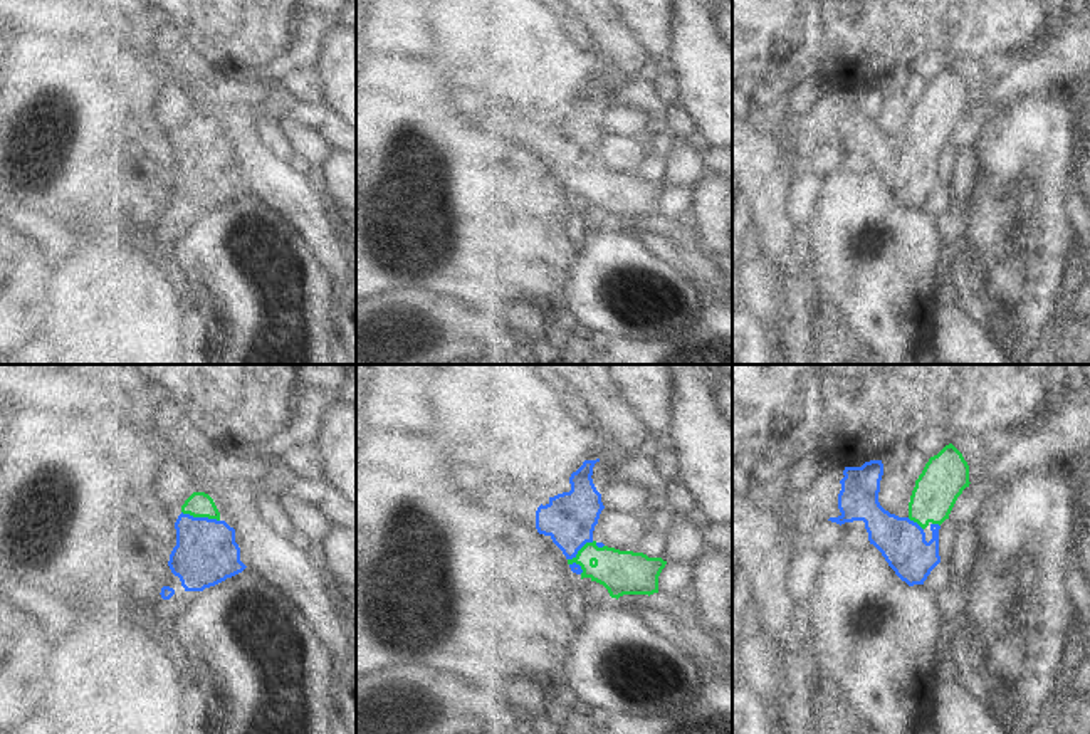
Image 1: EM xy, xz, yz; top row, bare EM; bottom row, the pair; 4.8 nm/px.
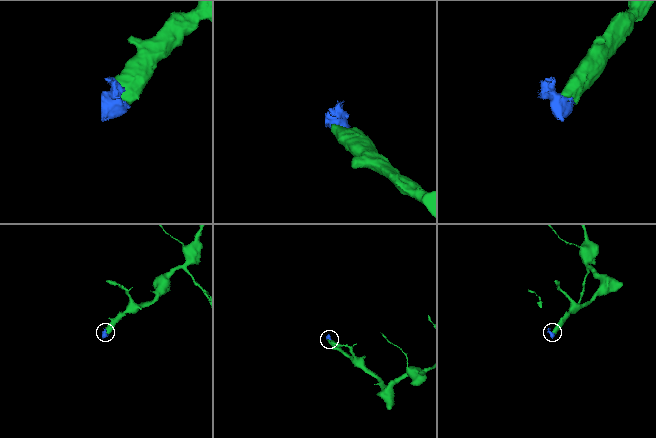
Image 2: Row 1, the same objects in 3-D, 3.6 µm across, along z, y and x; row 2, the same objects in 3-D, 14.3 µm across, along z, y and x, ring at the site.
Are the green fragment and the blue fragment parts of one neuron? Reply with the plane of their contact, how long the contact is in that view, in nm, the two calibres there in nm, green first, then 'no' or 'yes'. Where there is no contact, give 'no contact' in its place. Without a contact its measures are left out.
contact in xz; length 190 nm; calibres 200 and 260 nm; yes

